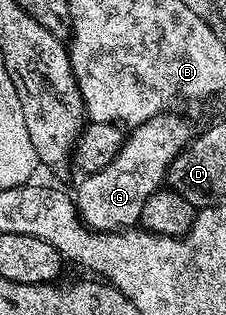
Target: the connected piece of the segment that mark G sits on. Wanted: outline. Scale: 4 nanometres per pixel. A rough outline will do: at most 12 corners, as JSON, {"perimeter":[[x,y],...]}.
{"perimeter":[[177,112],[132,127],[80,179],[90,230],[124,232],[191,141]]}

